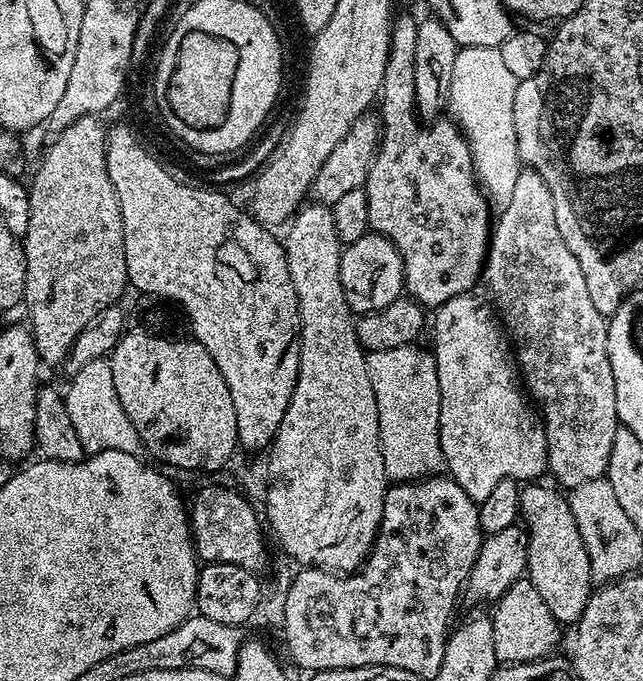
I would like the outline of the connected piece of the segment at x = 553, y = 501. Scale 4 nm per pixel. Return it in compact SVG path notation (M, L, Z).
M528 482L520 489L520 516L528 533L529 552L526 578L538 590L546 610L554 614L557 624L575 625L586 602L594 591L594 581L590 570L590 554L578 534L578 522L570 510L567 499L555 492L557 489L543 488L543 483Z

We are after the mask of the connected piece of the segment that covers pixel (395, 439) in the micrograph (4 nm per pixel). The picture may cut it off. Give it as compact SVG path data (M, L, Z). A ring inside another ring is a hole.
M398 346L394 350L378 350L380 360L372 360L372 378L376 380L374 398L380 396L378 406L378 430L380 431L380 449L384 473L392 482L422 480L435 476L445 467L440 441L440 387L436 377L436 357L427 347Z

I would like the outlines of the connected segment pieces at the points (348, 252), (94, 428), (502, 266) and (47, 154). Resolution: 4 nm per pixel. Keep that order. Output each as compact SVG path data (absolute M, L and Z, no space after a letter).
M367 231L358 242L347 245L340 254L340 281L342 282L342 294L346 294L346 302L354 314L365 312L377 312L390 302L394 302L405 291L404 286L404 263L398 254L398 250L387 238L380 236L377 232Z
M98 357L90 362L81 365L72 378L72 382L64 392L64 401L66 402L66 412L73 423L74 432L78 435L78 440L82 442L85 453L92 455L102 450L122 450L131 456L141 457L145 451L141 439L138 438L138 432L134 429L134 424L130 418L126 417L126 412L122 409L122 404L118 401L117 390L114 388L113 370L109 359Z
M525 167L515 173L511 188L508 205L501 210L497 220L495 217L490 232L488 258L482 276L486 284L488 280L495 311L516 353L523 387L534 401L544 425L548 472L557 480L557 485L565 484L565 489L571 490L601 479L607 473L610 446L614 446L618 421L614 370L610 370L608 357L608 326L606 318L594 310L594 304L590 302L578 258L570 254L570 246L566 246L562 234L558 234L558 218L554 218L550 186L546 186L533 168Z
M83 116L66 126L60 132L55 133L52 145L44 152L36 173L30 179L30 226L26 226L26 234L22 238L24 245L24 257L26 258L26 286L24 287L23 307L28 307L28 320L30 331L36 343L36 353L40 355L41 365L60 364L69 359L74 342L79 336L93 327L96 317L102 310L113 307L116 300L123 294L124 288L129 287L128 271L126 270L126 254L124 253L124 231L122 230L122 210L118 206L118 198L114 186L110 182L110 174L106 170L106 154L108 153L109 129L104 128L103 119L100 116Z

